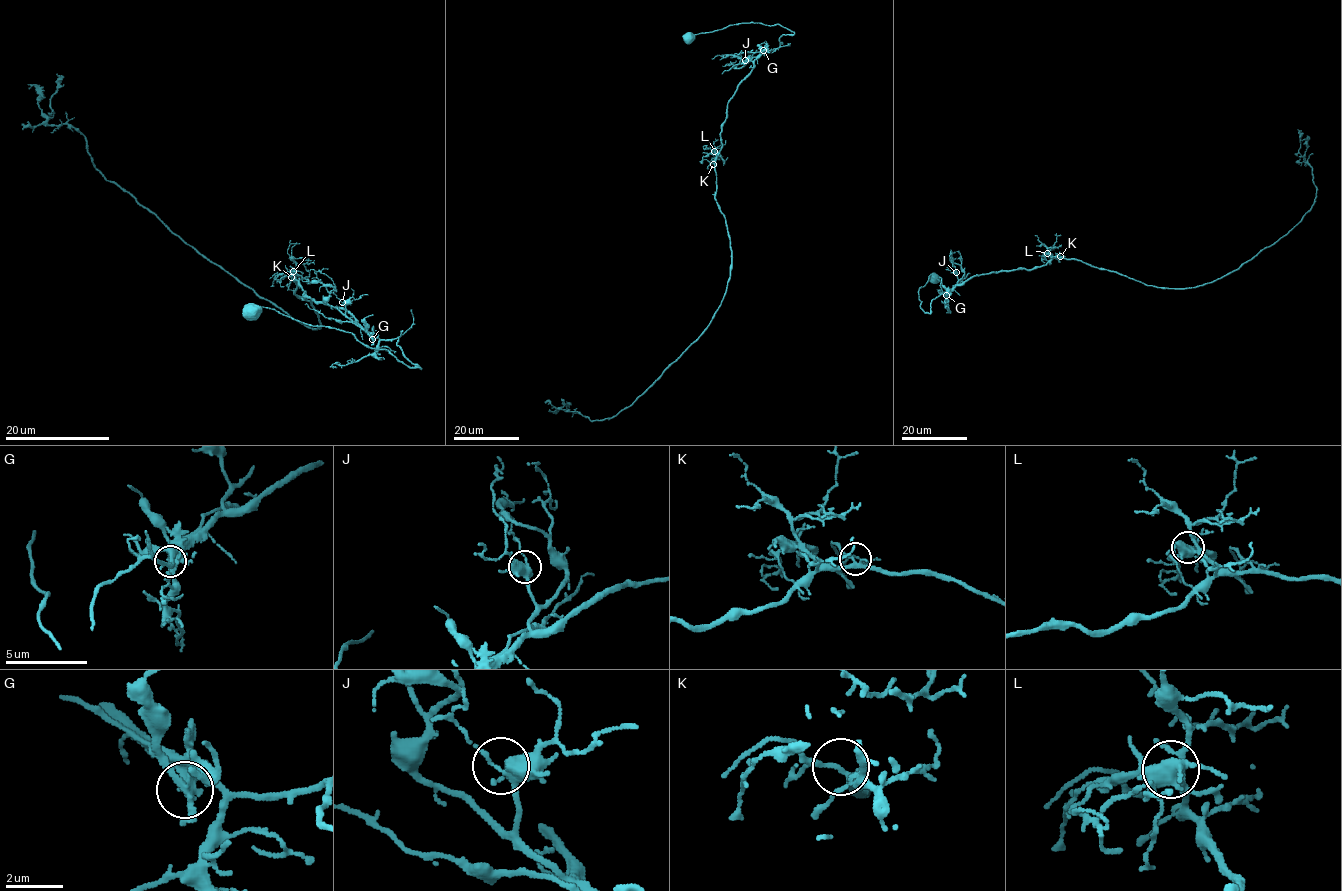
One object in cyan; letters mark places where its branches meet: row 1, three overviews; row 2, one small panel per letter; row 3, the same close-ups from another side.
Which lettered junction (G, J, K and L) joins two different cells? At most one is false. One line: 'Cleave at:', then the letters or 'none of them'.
Cleave at: G

